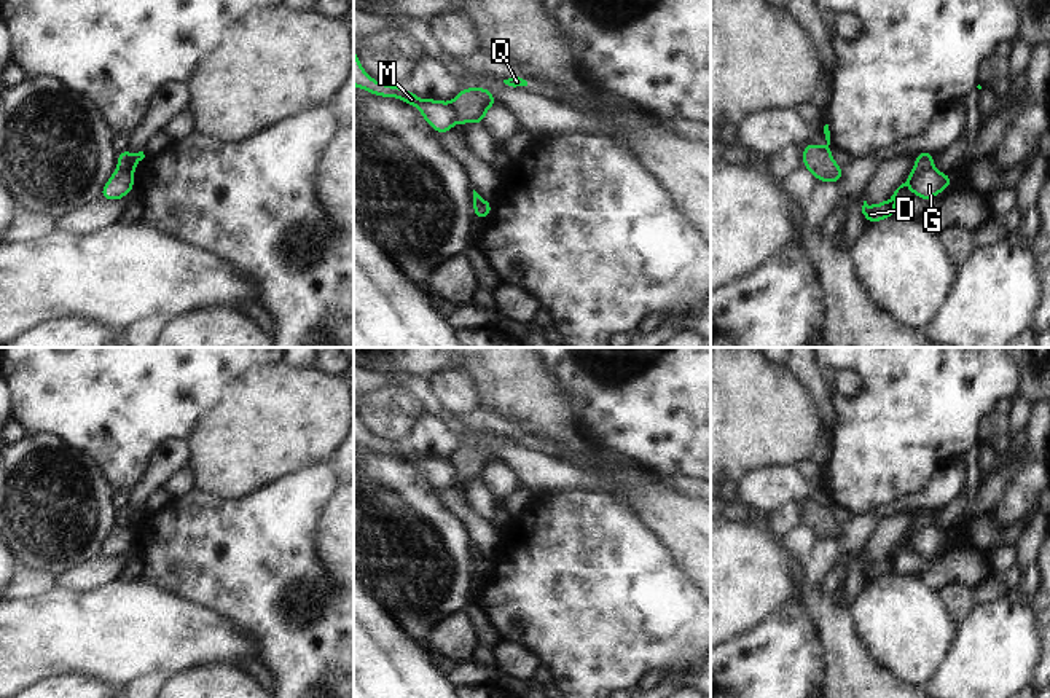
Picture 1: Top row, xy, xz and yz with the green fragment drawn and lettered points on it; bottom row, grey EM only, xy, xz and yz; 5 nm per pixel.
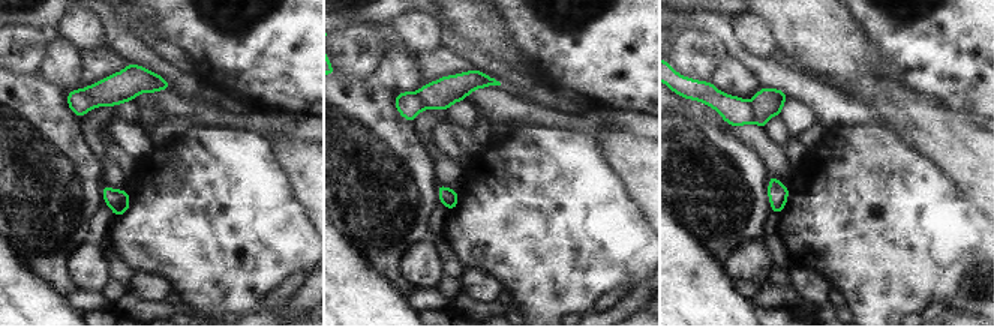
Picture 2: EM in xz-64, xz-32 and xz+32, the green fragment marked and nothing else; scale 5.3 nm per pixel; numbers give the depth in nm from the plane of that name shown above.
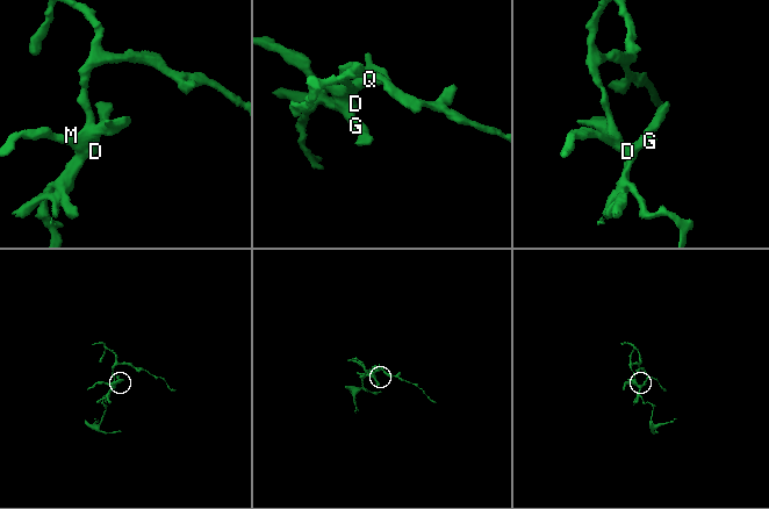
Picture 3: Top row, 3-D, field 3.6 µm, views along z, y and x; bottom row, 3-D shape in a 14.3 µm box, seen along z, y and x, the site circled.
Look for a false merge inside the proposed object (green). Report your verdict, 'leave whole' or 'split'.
split

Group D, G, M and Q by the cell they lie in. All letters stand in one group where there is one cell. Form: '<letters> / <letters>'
D Q / G M

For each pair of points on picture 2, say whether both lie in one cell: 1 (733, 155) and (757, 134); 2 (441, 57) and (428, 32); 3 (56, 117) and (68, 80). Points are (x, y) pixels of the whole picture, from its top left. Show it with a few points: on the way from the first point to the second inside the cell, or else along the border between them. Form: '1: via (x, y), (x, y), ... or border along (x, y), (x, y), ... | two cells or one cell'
1: border along (729, 131), (748, 146), (768, 170) | two cells
2: border along (441, 47), (417, 54) | two cells
3: border along (39, 71), (51, 83), (66, 90) | two cells

